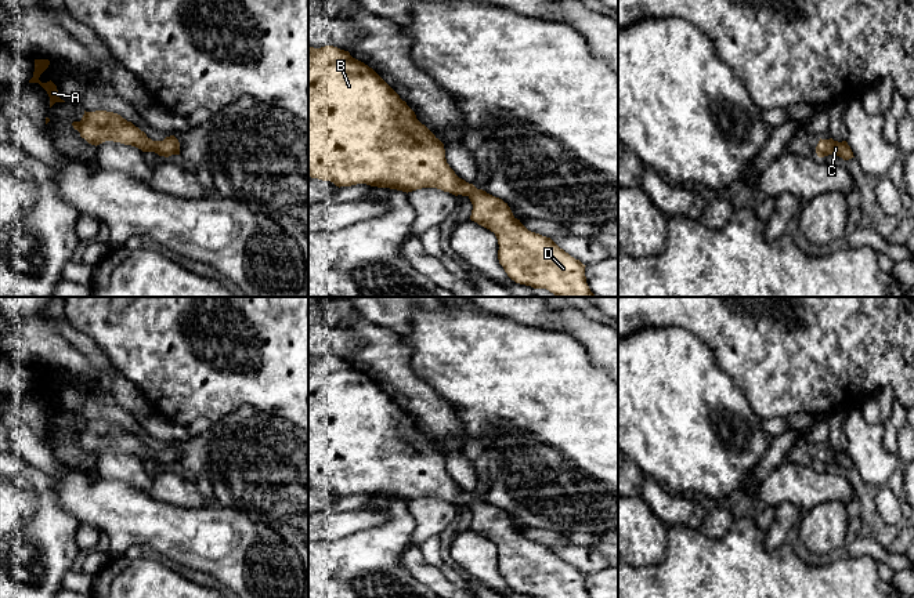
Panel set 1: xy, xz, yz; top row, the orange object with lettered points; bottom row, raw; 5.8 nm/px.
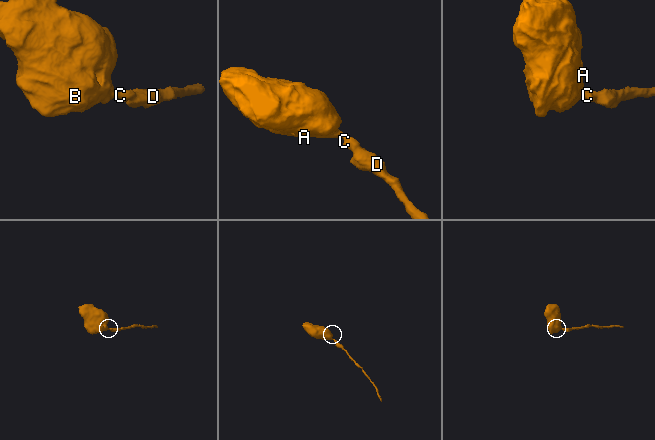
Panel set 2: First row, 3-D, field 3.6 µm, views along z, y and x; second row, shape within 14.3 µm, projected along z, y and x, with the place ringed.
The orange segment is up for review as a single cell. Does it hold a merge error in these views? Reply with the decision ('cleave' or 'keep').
keep

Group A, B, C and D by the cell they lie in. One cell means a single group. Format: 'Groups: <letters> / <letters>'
Groups: A B C D

